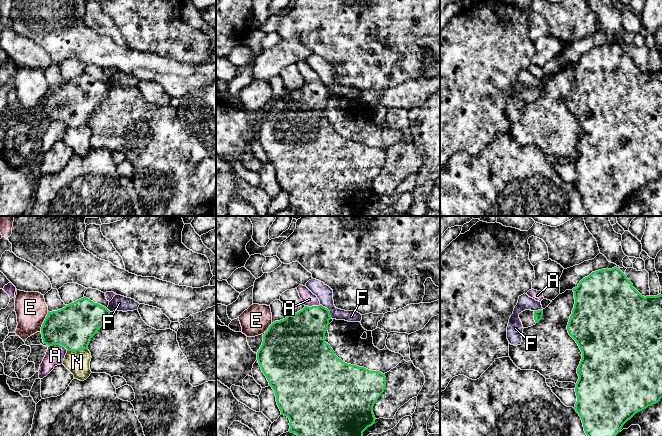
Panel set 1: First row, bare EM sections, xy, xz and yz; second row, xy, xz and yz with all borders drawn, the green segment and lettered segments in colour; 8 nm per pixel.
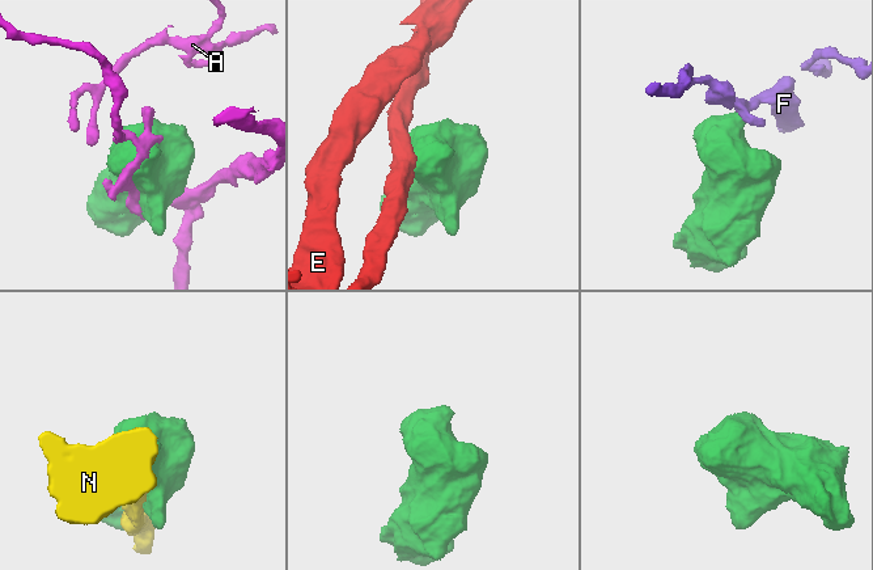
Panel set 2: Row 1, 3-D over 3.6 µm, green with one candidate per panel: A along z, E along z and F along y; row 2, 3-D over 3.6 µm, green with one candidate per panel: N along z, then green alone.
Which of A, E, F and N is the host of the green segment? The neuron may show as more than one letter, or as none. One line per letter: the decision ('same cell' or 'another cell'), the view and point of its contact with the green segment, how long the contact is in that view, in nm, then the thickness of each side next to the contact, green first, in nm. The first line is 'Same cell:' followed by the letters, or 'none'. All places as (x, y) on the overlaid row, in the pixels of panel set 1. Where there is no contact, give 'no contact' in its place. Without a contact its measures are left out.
Same cell: none
A: another cell; meets green in xy at (58, 344); contact 160 nm long; 340 nm thick on the green side, 150 nm on the other
E: another cell; meets green in xy at (44, 321); contact 170 nm long; 340 nm thick on the green side, 260 nm on the other
F: another cell; meets green in xz at (328, 310); contact 140 nm long; 320 nm thick on the green side, 140 nm on the other
N: another cell; meets green in xy at (77, 350); contact 170 nm long; 340 nm thick on the green side, 190 nm on the other

